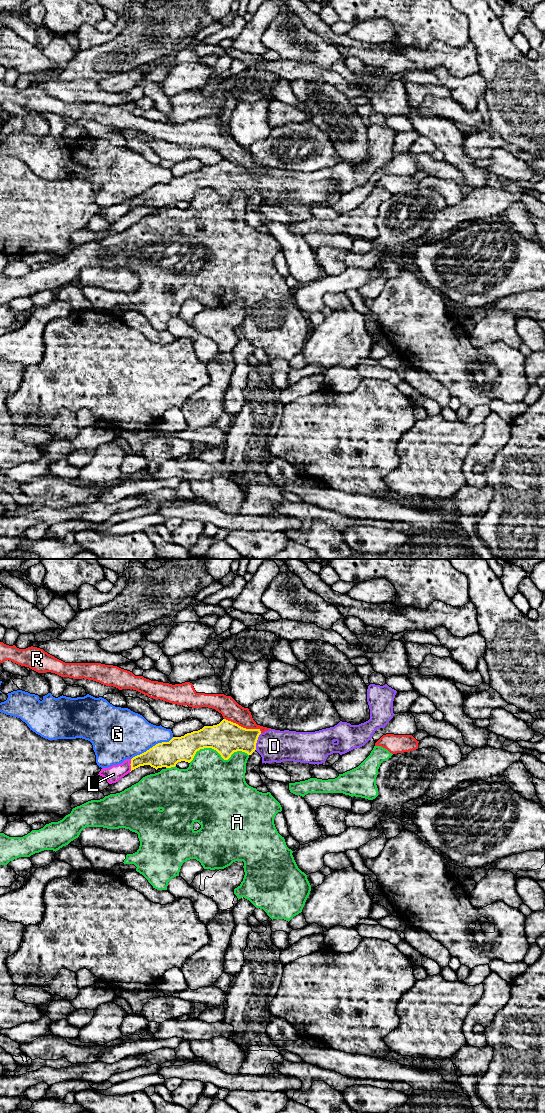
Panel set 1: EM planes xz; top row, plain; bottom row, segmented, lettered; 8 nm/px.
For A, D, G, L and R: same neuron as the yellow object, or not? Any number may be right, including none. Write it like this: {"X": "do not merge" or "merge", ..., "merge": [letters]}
{"A": "do not merge", "D": "merge", "G": "do not merge", "L": "do not merge", "R": "do not merge", "merge": ["D"]}

